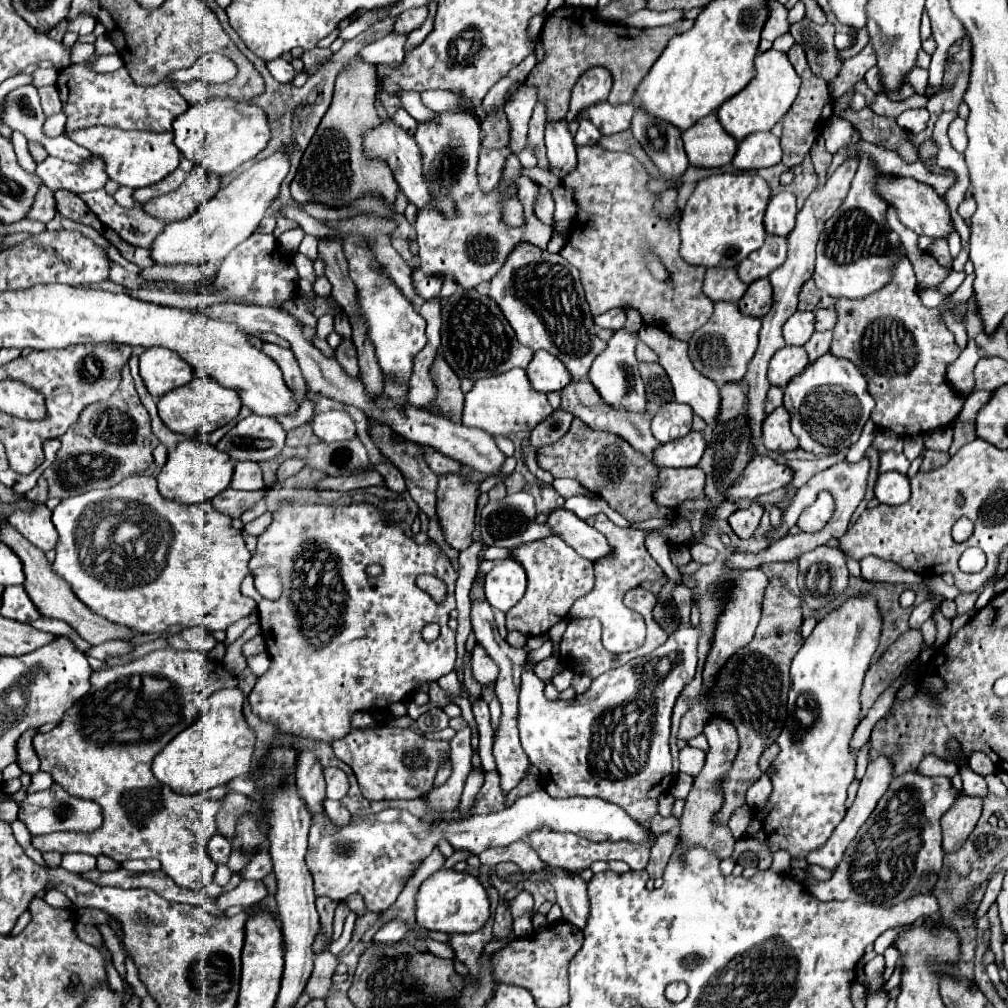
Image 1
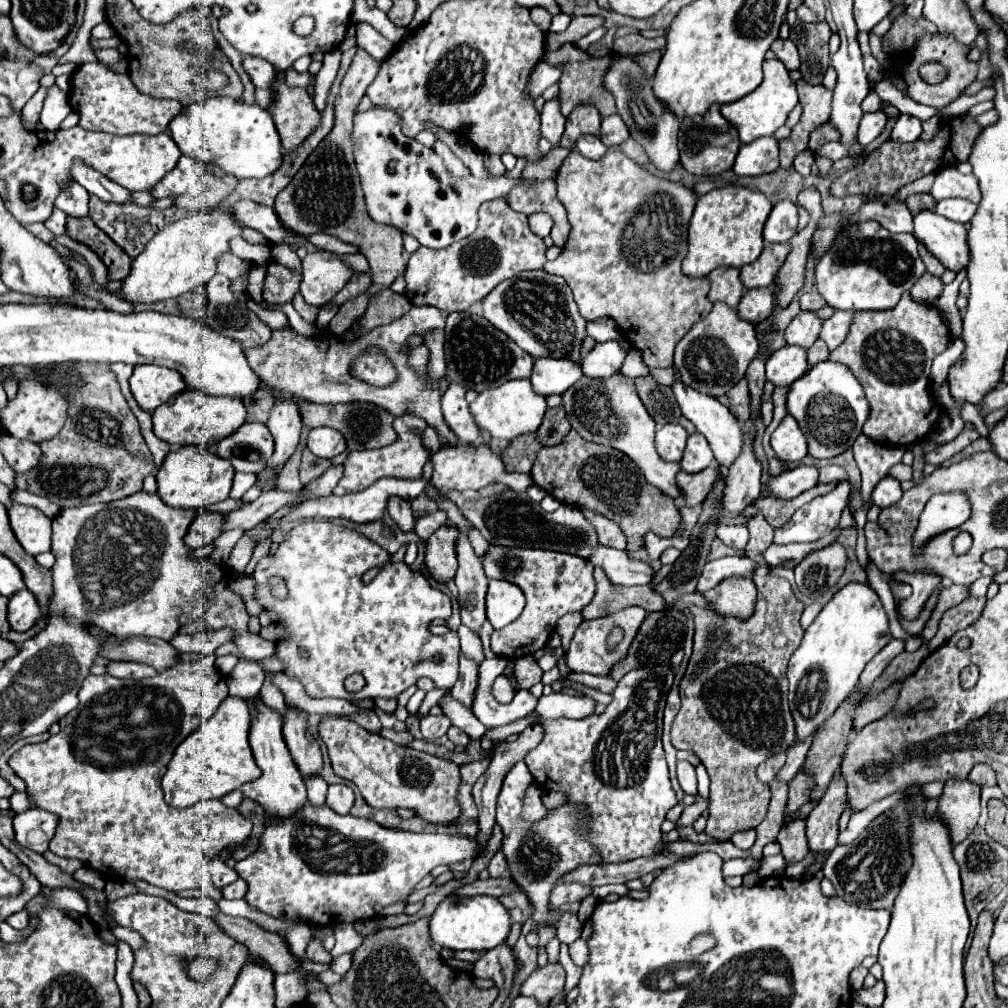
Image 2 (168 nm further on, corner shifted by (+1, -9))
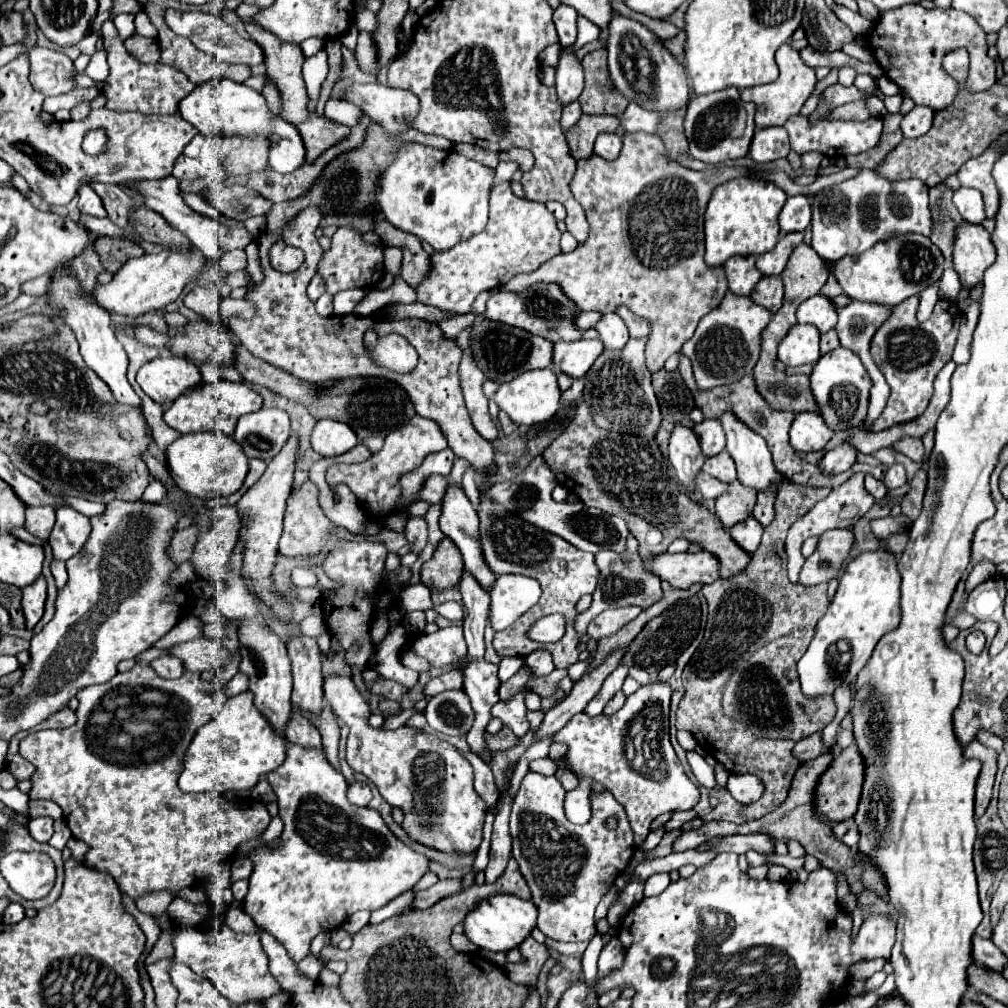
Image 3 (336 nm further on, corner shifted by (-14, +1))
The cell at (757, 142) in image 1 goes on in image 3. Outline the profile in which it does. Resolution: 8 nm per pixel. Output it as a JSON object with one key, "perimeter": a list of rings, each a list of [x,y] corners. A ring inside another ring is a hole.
{"perimeter":[[[763,128],[755,132],[751,148],[749,148],[749,156],[757,164],[787,158],[789,152],[791,152],[791,146],[789,146],[785,128]]]}

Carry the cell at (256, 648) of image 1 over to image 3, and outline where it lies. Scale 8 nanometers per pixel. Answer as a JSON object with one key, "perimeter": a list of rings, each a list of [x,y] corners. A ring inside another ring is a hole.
{"perimeter":[[[237,672],[225,686],[225,694],[227,696],[237,696],[241,692],[247,692],[249,690],[249,682],[247,682],[247,674],[243,672]]]}

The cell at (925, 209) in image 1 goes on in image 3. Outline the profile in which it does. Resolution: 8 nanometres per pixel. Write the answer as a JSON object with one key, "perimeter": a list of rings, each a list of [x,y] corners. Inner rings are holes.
{"perimeter":[[[961,222],[955,232],[953,266],[965,288],[973,288],[983,280],[987,266],[995,262],[995,246],[989,232],[981,224]]]}

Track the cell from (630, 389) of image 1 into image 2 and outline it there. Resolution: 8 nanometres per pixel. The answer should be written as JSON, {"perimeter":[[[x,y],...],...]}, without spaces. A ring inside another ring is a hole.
{"perimeter":[[[616,340],[600,342],[582,360],[584,376],[608,380],[614,372],[618,372],[622,368],[624,358],[626,358],[626,352],[620,348],[620,344]]]}

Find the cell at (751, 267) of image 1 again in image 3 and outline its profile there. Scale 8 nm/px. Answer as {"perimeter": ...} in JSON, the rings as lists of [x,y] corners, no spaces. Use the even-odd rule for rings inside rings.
{"perimeter":[[[793,232],[793,234],[781,234],[779,242],[775,244],[773,250],[757,256],[757,268],[763,276],[779,276],[791,256],[791,252],[795,250],[795,246],[803,240],[801,232]]]}

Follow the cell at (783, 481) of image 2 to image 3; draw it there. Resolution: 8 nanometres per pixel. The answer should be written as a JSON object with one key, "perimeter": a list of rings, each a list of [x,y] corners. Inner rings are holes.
{"perimeter":[[[841,446],[825,452],[823,458],[817,462],[817,466],[819,470],[823,470],[823,474],[841,474],[855,464],[855,456],[857,456],[855,448]]]}

